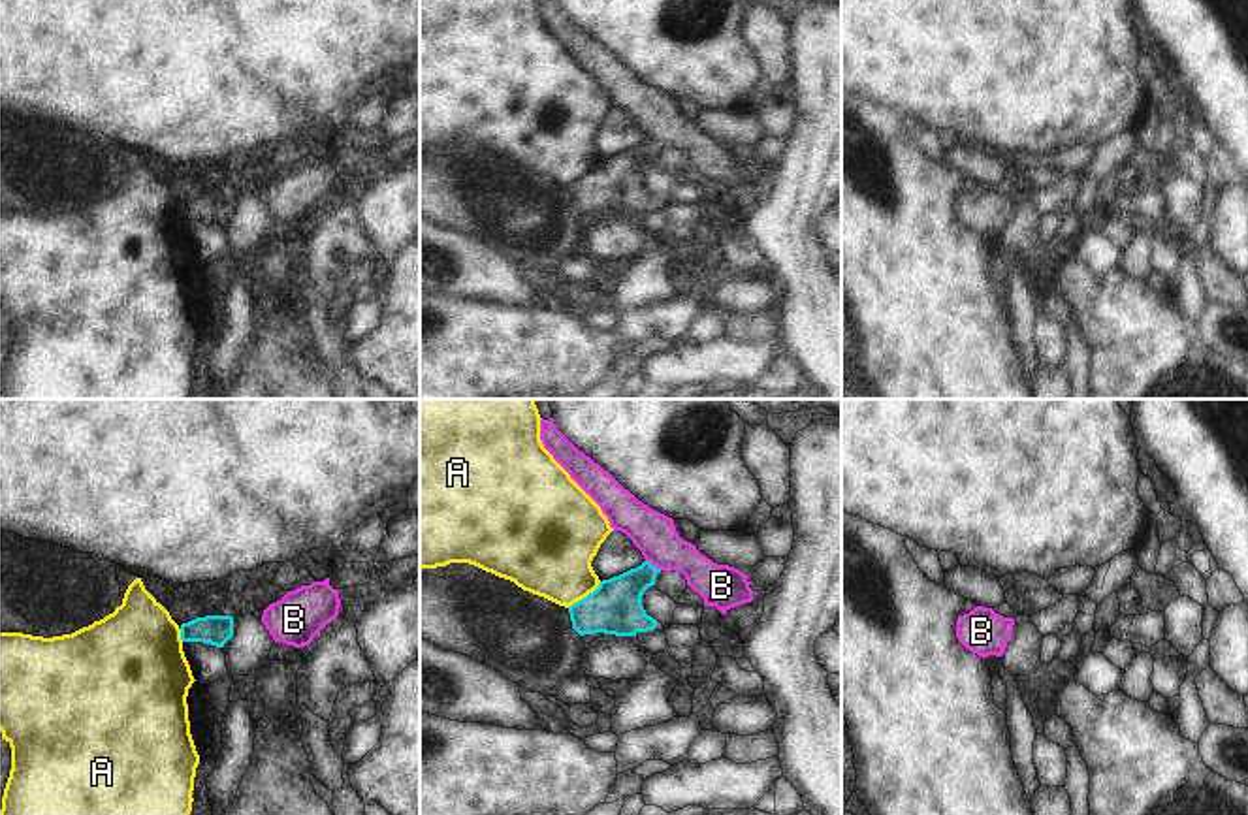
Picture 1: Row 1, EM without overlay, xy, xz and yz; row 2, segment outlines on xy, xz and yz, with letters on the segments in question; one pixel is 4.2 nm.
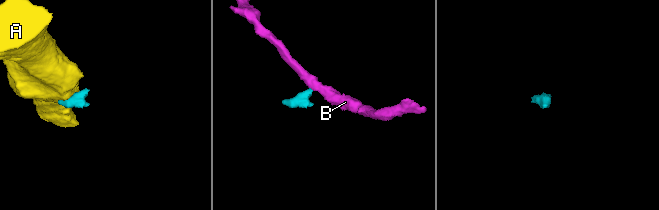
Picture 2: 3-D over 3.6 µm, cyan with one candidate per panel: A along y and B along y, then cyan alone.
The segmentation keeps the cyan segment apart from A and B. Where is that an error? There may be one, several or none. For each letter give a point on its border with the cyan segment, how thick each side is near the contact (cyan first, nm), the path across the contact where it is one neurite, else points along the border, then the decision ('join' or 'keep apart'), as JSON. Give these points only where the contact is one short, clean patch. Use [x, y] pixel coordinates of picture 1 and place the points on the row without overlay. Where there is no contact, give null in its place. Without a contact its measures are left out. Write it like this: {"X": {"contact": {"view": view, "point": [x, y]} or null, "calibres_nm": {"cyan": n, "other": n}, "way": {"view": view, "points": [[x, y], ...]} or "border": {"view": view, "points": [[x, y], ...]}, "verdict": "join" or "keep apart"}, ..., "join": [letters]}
{"A": {"contact": {"view": "xz", "point": [586, 175]}, "calibres_nm": {"cyan": 220, "other": 380}, "border": {"view": "xz", "points": [[601, 160], [567, 185]]}, "verdict": "keep apart"}, "B": {"contact": {"view": "xz", "point": [652, 143]}, "calibres_nm": {"cyan": 220, "other": 190}, "way": {"view": "xz", "points": [[614, 185], [652, 143], [654, 111]]}, "verdict": "join"}, "join": ["B"]}

